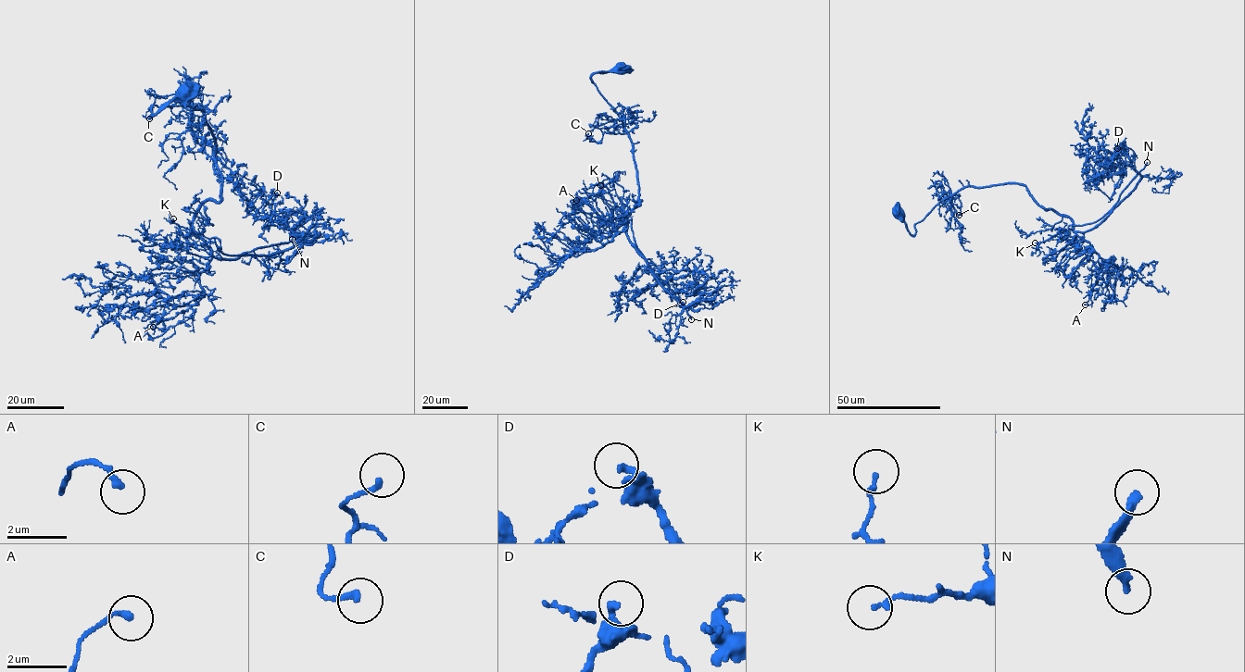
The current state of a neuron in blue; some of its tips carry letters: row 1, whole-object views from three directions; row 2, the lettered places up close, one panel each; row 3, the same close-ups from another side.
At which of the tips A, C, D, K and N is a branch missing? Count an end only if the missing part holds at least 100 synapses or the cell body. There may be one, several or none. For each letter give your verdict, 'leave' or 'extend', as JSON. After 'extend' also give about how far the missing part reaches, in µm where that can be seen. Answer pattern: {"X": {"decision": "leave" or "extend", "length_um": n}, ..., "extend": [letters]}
{"A": {"decision": "leave"}, "C": {"decision": "leave"}, "D": {"decision": "leave"}, "K": {"decision": "leave"}, "N": {"decision": "extend", "length_um": 80}, "extend": ["N"]}

